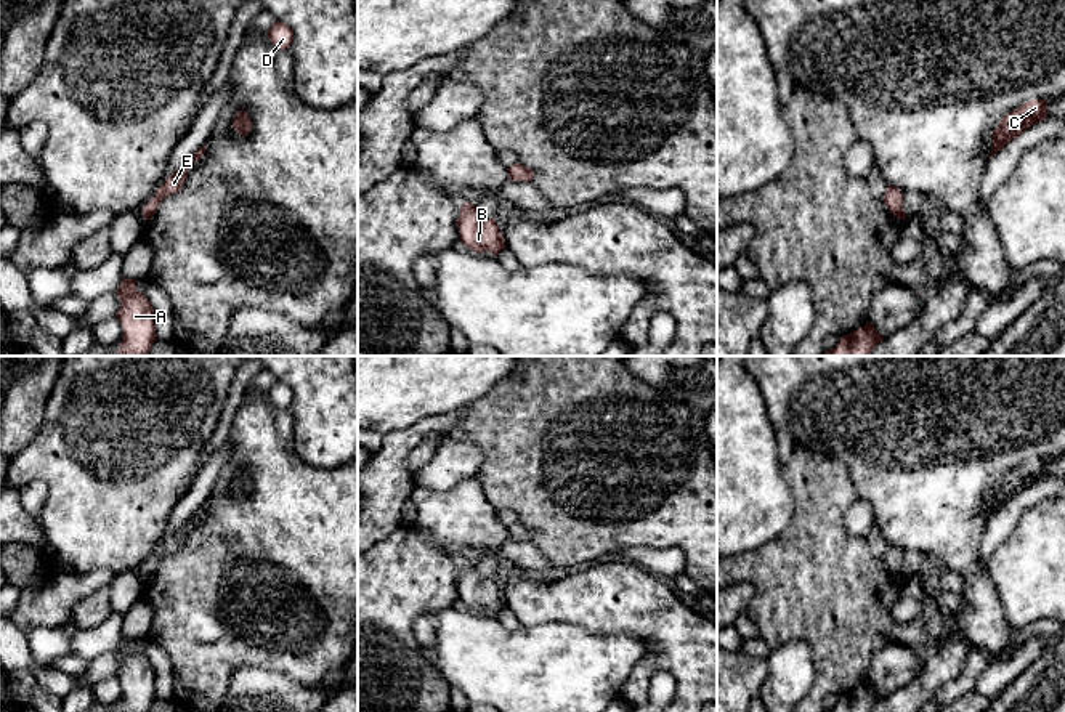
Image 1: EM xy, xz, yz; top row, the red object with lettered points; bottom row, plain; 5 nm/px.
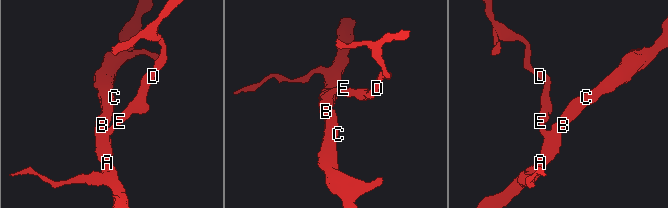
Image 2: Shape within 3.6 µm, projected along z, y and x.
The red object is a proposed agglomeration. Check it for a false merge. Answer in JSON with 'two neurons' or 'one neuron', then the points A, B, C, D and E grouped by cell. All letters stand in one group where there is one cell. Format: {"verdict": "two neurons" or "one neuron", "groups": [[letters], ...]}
{"verdict": "one neuron", "groups": [["A", "B", "C", "D", "E"]]}

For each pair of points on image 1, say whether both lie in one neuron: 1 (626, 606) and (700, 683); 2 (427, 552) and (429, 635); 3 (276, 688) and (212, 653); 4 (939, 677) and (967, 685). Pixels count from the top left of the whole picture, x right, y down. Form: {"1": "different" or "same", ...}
{"1": "same", "2": "different", "3": "different", "4": "different"}

